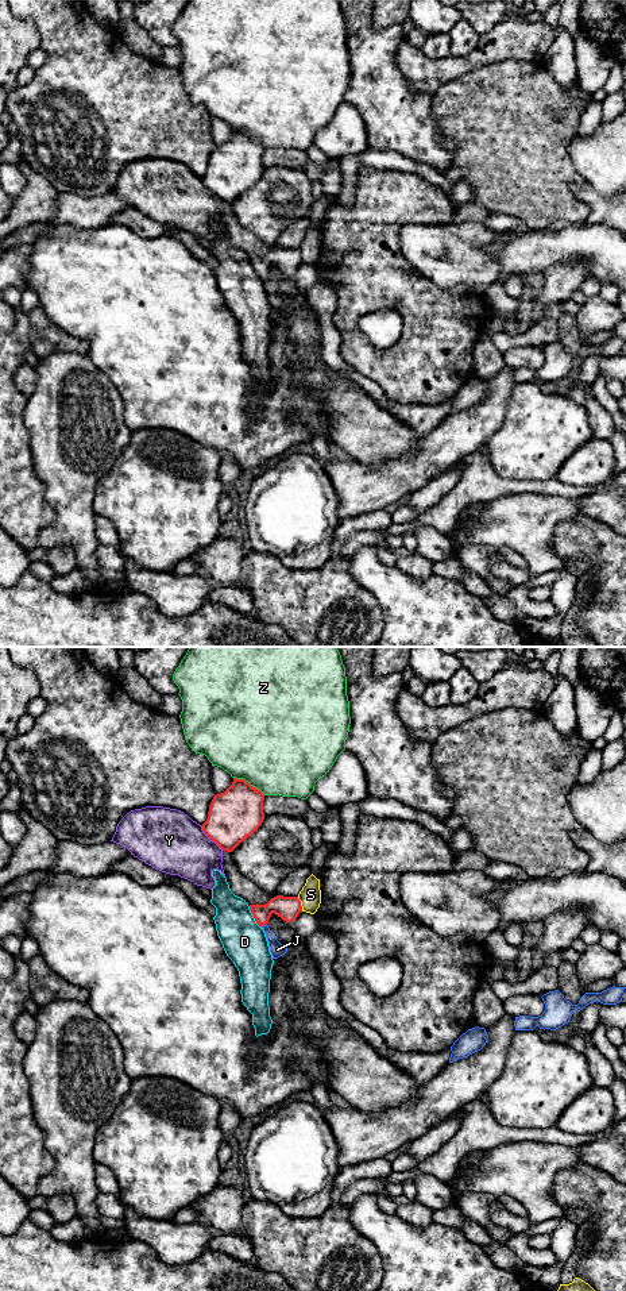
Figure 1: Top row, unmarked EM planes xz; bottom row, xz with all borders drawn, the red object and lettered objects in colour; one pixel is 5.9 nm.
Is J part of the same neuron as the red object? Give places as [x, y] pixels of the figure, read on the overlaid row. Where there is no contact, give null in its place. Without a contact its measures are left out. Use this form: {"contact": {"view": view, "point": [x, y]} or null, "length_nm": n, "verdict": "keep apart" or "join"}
{"contact": {"view": "xz", "point": [263, 924]}, "length_nm": 50, "verdict": "join"}

